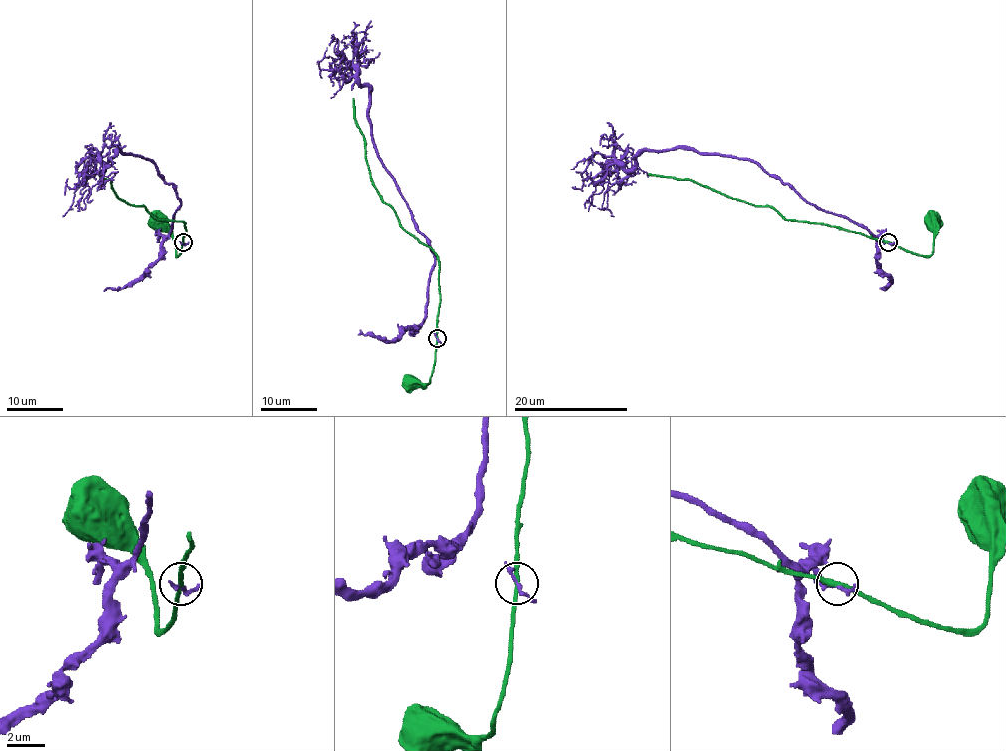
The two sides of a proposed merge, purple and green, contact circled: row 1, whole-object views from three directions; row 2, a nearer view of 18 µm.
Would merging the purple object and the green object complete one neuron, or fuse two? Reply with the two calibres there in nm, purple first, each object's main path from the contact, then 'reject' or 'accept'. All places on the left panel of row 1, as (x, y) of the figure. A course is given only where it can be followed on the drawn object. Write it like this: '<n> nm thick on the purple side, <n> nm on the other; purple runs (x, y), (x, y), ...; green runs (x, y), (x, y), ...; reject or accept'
240 nm thick on the purple side, 220 nm on the other; purple runs (182, 243), (168, 237), (181, 203), (175, 188), (150, 159), (119, 148), (78, 186), (62, 216); green runs (182, 242), (185, 223), (158, 220), (144, 206), (133, 206), (122, 200), (115, 193), (112, 182), (99, 174); accept

